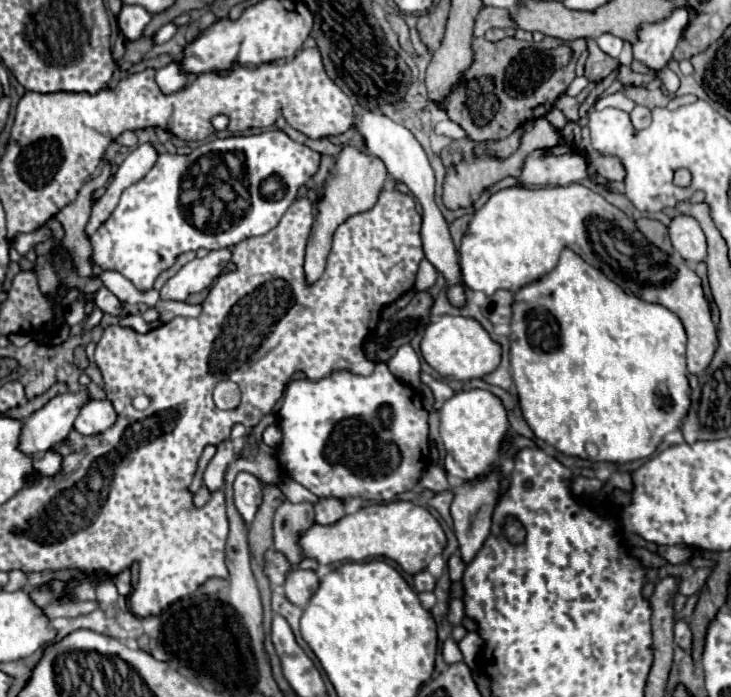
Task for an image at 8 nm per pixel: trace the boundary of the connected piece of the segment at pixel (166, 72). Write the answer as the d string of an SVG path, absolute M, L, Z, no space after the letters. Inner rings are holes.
M170 63L164 69L156 71L156 83L158 83L158 87L160 87L162 93L170 95L170 93L180 91L188 83L188 77L180 73L180 69L178 69L176 63Z

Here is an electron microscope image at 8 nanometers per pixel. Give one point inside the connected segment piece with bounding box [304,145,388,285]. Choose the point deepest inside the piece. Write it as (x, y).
(361, 177)

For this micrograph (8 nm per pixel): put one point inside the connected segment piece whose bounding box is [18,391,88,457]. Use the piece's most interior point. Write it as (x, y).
(49, 425)

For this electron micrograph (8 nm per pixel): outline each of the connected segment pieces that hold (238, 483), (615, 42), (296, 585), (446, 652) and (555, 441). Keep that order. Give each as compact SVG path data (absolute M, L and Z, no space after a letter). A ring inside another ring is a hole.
M238 473L234 481L234 503L246 525L252 523L254 513L262 501L262 483L250 473Z
M608 33L600 35L600 37L596 39L596 43L600 45L600 49L602 49L604 53L613 58L618 58L623 47L622 39L618 39L618 37L614 37L614 35Z
M296 569L288 575L286 583L284 583L284 595L286 599L304 609L310 601L310 597L314 595L314 591L318 589L318 575L314 571L302 571L302 569Z
M446 639L446 641L444 641L442 646L442 655L447 664L453 664L458 661L462 661L463 659L458 644L454 639Z
M564 249L560 255L560 263L556 265L554 271L544 275L538 281L532 281L518 289L514 293L514 305L512 305L512 335L510 335L510 369L512 369L512 379L518 389L520 397L520 407L522 415L532 427L534 435L538 439L544 439L564 455L574 455L588 459L590 455L586 453L586 445L594 443L596 445L596 457L594 461L612 461L612 463L628 463L634 459L644 459L656 451L660 445L662 437L670 431L674 431L682 417L686 415L690 407L690 387L688 387L688 377L686 377L686 331L682 329L682 321L674 313L670 313L664 305L656 303L646 303L640 297L626 293L622 287L614 285L600 269L594 269L588 265L578 253L572 249Z

